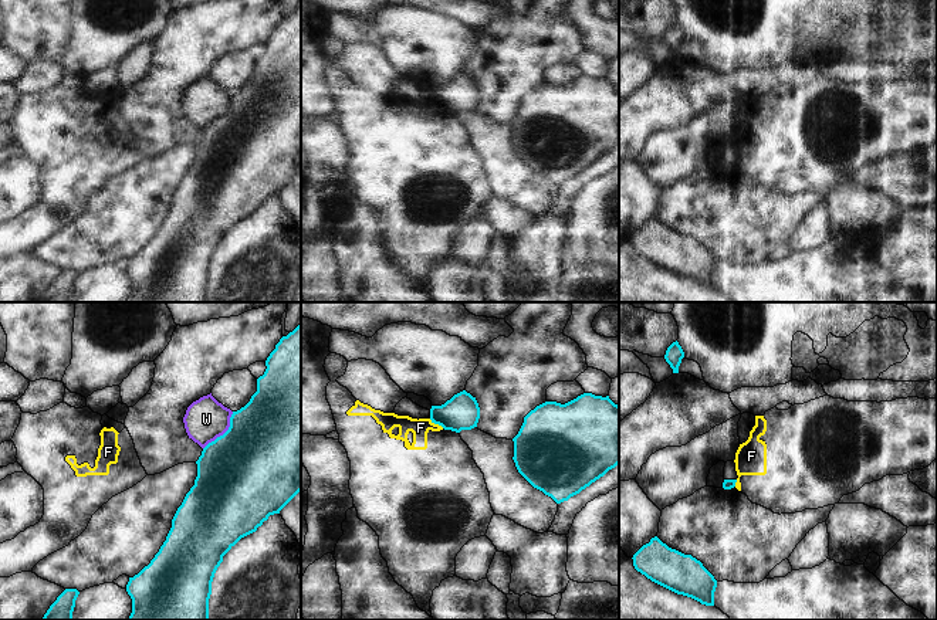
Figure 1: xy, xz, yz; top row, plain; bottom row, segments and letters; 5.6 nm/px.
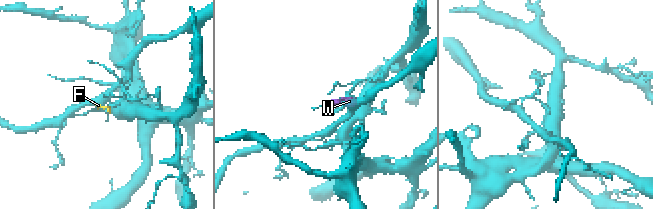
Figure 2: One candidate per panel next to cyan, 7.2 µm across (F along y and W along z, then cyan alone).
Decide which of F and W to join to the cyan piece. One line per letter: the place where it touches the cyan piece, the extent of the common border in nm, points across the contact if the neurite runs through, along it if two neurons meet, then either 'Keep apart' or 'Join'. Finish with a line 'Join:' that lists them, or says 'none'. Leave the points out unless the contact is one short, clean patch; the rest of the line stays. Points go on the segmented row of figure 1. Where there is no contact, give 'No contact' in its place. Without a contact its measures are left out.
F: Touches cyan at xz (436, 423). Shared border 100 nm. Boundary: xz (429, 419), (443, 427). Keep apart
W: Touches cyan at xy (225, 433). Shared border 280 nm. Keep apart
Join: none.

